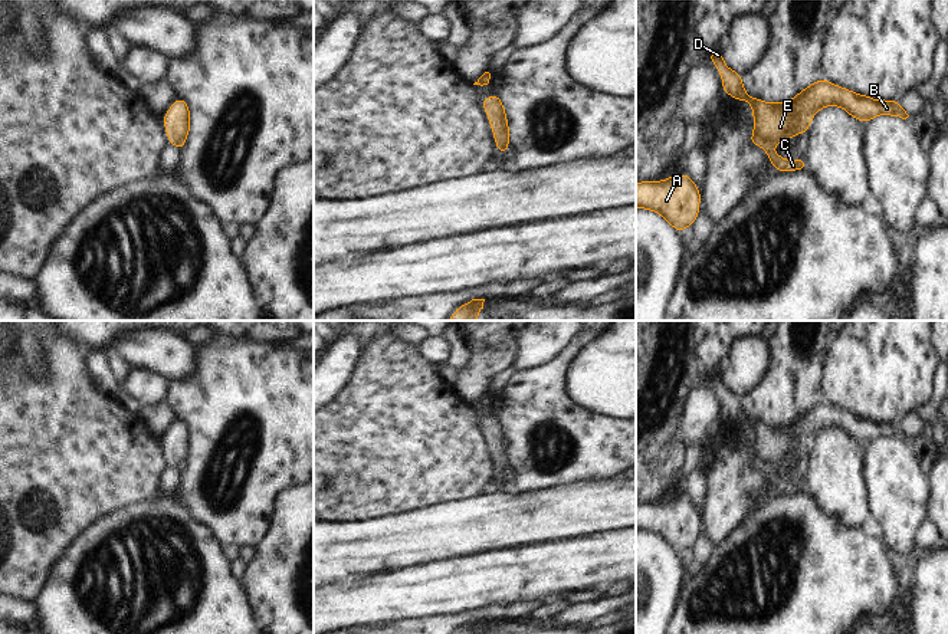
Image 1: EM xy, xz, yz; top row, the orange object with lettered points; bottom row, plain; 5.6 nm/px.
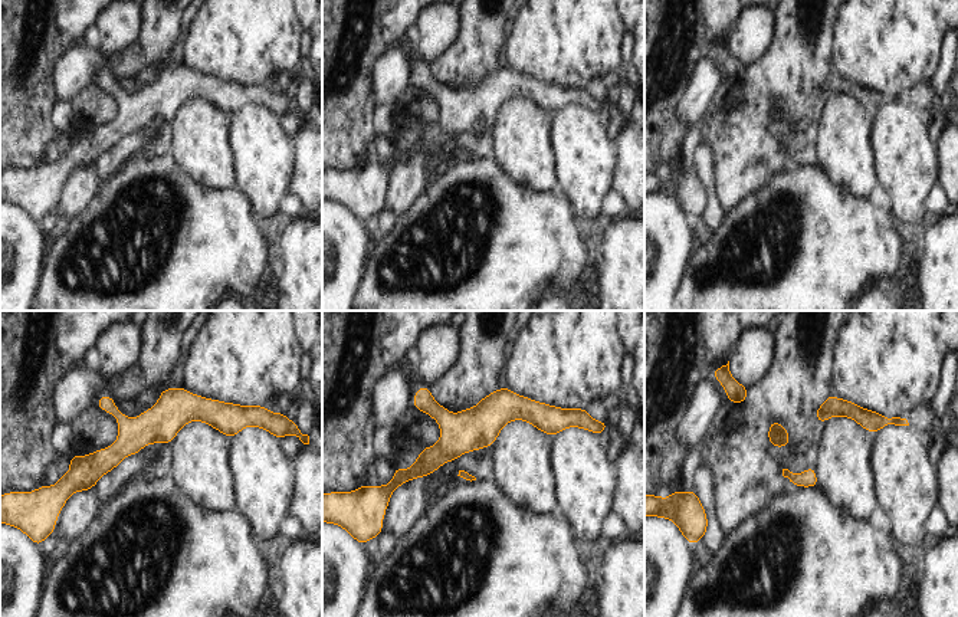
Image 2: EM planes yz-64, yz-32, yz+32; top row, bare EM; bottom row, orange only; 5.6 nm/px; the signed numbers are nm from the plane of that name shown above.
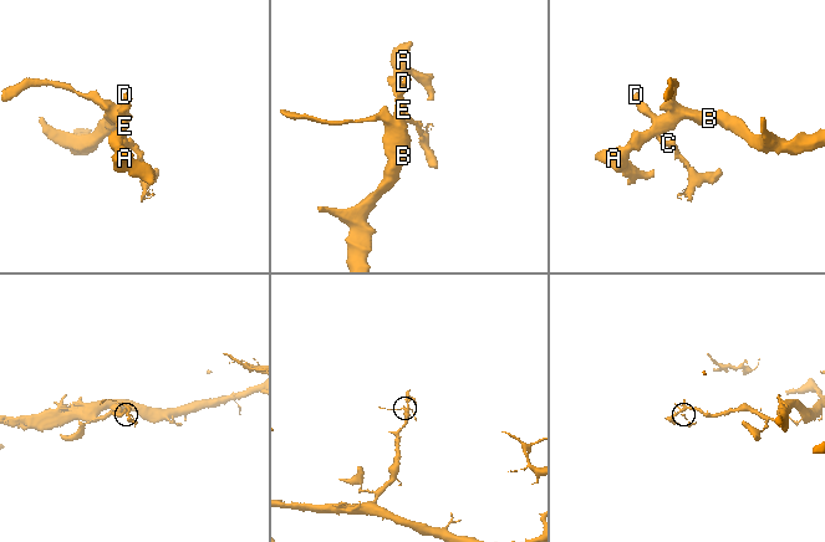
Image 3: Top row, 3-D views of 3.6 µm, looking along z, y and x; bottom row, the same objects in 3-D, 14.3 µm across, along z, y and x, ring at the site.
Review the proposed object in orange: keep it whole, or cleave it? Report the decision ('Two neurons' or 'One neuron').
Two neurons.

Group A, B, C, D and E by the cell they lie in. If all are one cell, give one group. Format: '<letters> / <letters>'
A B D E / C

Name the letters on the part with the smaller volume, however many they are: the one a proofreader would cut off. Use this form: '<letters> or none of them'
C

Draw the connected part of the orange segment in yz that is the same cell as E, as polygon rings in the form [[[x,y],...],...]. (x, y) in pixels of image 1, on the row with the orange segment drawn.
[[[722,50],[709,53],[708,59],[716,66],[722,78],[722,92],[731,95],[735,101],[747,101],[752,108],[754,129],[749,138],[752,147],[757,145],[758,139],[775,145],[787,142],[797,134],[807,134],[813,116],[831,105],[844,109],[859,122],[870,122],[883,114],[902,119],[909,116],[898,101],[878,101],[823,78],[800,91],[790,101],[770,104],[747,93],[742,75],[726,66]]]

